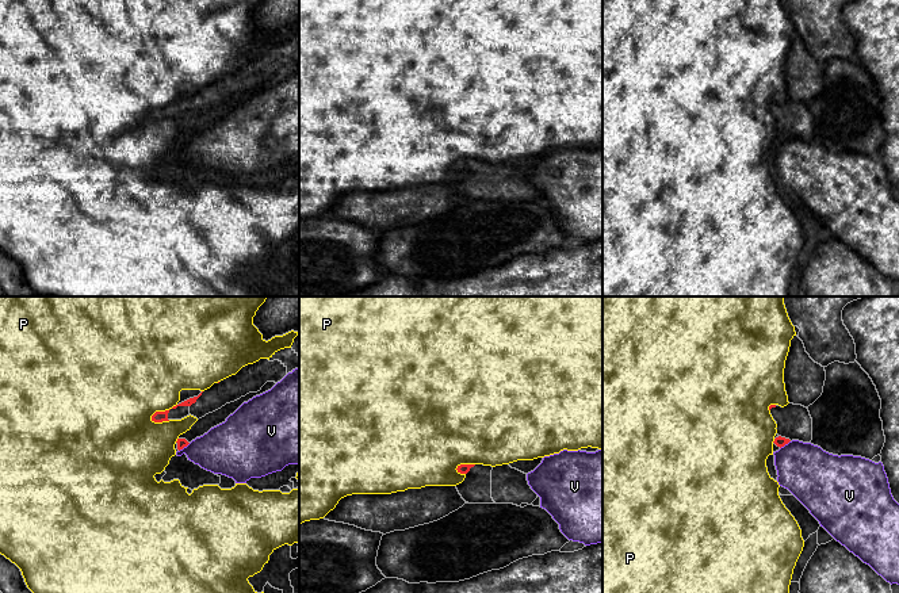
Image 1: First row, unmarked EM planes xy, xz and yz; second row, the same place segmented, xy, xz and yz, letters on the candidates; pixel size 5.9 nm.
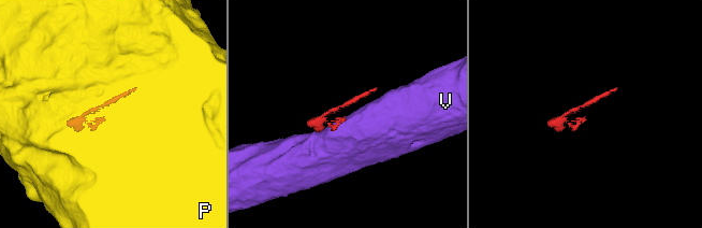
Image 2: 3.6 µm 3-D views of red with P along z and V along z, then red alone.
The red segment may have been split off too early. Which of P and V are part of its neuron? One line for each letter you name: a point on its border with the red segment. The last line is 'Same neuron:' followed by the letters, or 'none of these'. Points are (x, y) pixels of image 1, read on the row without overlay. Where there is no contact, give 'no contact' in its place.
Same neuron: none of these

